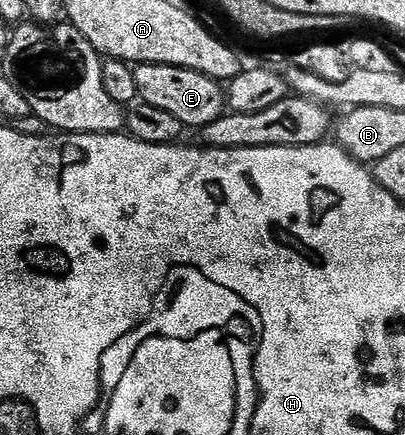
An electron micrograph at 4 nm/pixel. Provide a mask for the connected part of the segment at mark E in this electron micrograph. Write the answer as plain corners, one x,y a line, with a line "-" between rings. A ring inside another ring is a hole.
140,64
133,72
138,99
148,108
171,114
177,123
198,130
221,114
221,84
200,72
164,64

